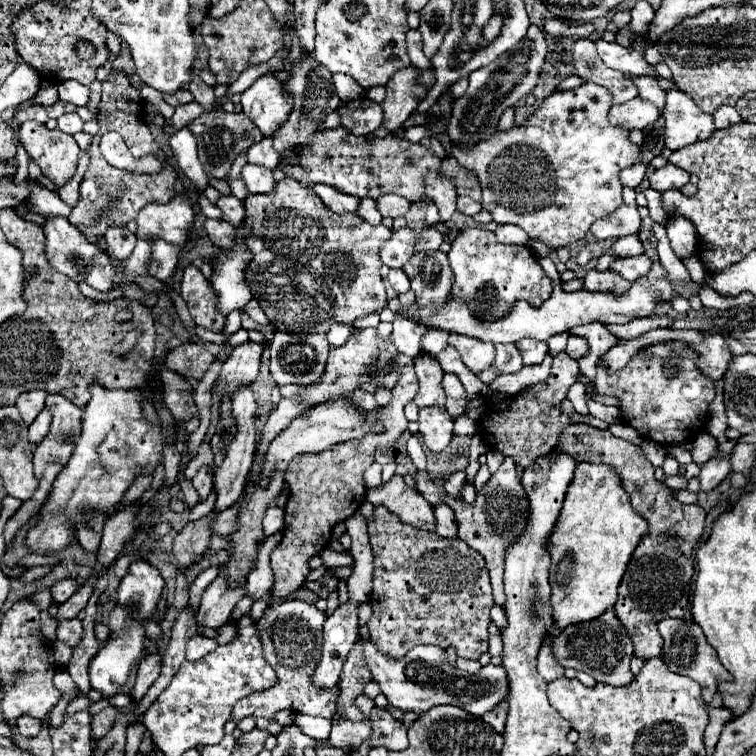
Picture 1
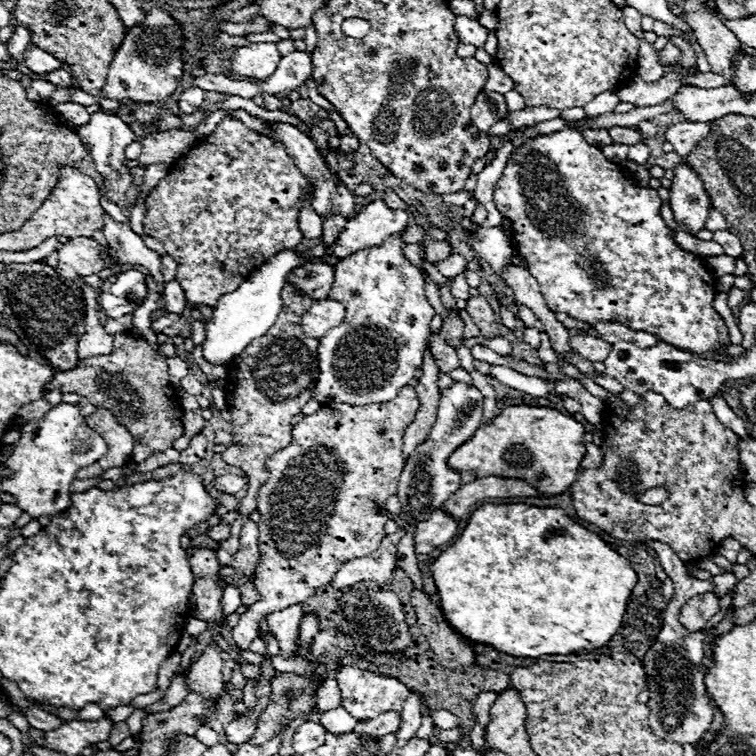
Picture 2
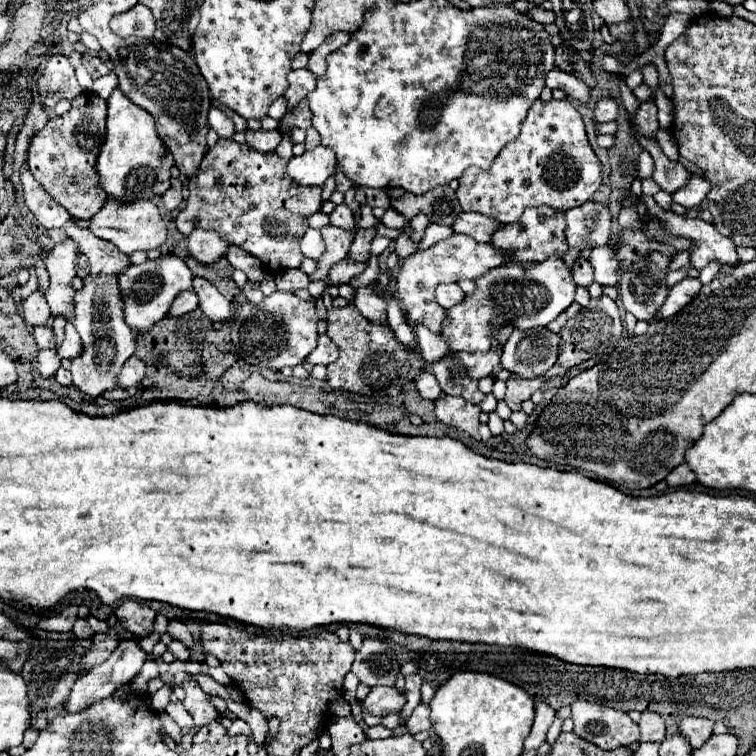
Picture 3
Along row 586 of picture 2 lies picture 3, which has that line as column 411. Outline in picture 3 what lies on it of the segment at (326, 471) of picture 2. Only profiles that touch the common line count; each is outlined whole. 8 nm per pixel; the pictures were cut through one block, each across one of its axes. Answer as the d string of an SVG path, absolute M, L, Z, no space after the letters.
M454 234L448 240L442 240L434 246L430 246L428 250L420 250L416 254L412 254L404 264L402 270L398 274L398 302L406 308L408 320L412 322L422 322L426 326L430 326L430 330L440 332L442 322L444 322L444 312L436 302L434 302L434 290L438 284L448 284L448 282L458 282L462 278L468 280L476 280L478 276L482 276L482 272L502 266L506 262L506 258L510 258L510 250L498 250L492 244L478 244L476 240L472 240L470 236L464 234Z

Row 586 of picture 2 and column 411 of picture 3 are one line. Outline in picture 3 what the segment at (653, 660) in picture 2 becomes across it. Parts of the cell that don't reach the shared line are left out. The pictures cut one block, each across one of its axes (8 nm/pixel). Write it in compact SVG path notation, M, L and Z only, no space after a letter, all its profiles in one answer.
M410 674L406 676L406 706L402 708L402 714L400 714L400 726L406 724L406 720L410 718L412 710L420 704L420 684L422 684L422 678L418 674Z

